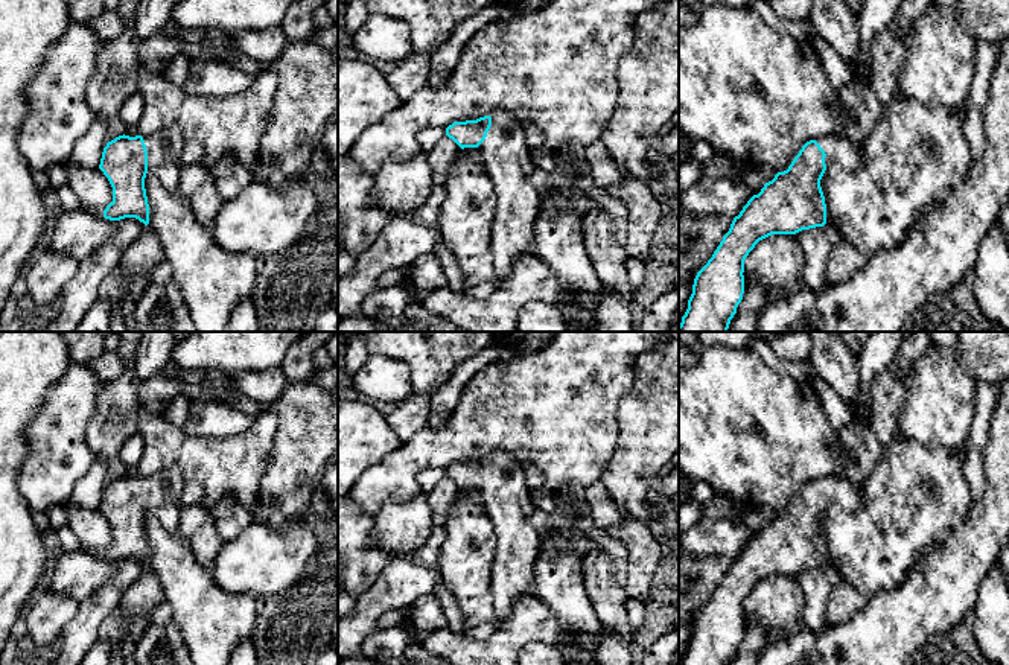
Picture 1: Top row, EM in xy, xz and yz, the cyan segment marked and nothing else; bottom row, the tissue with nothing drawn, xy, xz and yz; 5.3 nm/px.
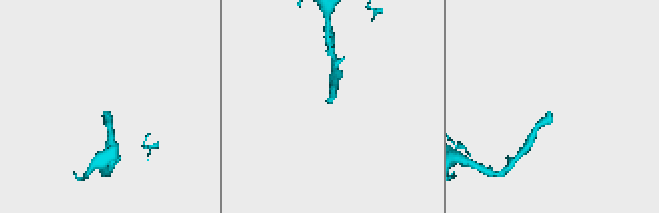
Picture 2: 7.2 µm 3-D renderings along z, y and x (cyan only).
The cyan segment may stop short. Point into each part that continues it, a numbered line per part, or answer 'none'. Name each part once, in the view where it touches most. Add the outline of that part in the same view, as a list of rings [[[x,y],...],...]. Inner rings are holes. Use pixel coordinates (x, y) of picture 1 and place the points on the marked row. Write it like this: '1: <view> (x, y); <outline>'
1: xy (165, 146); [[[169,126],[151,135],[143,135],[148,151],[148,172],[154,173],[164,190],[175,192],[181,170],[180,157],[184,135],[178,126]]]

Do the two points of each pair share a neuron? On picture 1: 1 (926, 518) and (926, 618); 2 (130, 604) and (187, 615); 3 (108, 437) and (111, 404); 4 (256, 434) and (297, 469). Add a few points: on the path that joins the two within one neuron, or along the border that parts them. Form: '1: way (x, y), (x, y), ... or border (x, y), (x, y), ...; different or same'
1: border (953, 530), (921, 559), (904, 582); different
2: border (148, 568), (160, 583), (166, 600); different
3: way (108, 429), (111, 426), (111, 411); same
4: border (273, 413), (276, 435), (270, 458); different

